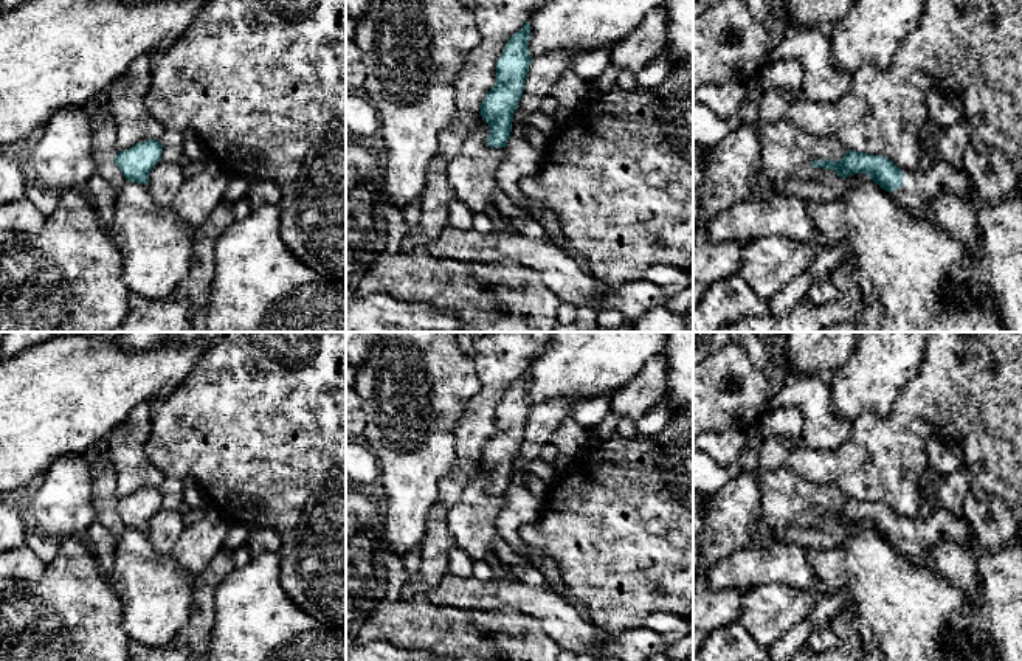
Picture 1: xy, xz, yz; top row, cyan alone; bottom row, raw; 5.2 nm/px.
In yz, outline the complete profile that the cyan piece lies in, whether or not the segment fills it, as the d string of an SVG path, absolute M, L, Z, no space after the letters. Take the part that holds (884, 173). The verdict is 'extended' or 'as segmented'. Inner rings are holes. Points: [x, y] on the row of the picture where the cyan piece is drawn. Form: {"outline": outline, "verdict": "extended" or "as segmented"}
{"outline": "M847 149L845 155L834 161L833 158L814 160L811 168L833 169L842 180L853 174L867 174L882 189L892 192L903 186L904 174L901 169L882 155L870 155Z", "verdict": "as segmented"}

